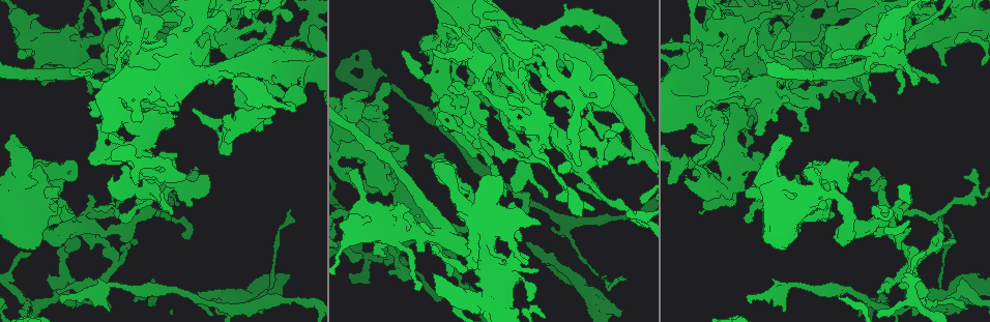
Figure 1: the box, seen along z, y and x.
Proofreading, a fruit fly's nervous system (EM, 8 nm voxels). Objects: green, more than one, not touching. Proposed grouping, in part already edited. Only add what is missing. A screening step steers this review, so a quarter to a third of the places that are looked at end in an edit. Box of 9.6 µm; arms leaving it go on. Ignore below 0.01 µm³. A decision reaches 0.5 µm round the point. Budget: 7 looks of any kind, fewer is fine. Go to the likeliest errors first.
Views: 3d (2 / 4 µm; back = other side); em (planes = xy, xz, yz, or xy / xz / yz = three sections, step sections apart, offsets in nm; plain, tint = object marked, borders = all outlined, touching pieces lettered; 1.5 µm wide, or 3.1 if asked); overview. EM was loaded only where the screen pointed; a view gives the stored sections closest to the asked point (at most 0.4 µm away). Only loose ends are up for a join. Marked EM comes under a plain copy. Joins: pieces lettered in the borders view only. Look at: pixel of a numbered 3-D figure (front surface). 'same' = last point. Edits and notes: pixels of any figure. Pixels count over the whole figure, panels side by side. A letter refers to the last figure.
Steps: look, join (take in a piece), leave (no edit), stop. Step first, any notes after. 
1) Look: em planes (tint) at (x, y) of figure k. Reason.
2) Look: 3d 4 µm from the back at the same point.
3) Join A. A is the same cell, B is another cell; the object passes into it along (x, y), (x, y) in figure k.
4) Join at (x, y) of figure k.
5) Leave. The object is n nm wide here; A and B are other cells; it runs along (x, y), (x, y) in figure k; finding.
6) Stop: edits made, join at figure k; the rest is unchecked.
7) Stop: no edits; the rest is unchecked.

Look: em planes (borders) at (955, 44) of figure 1. Branch stops here.

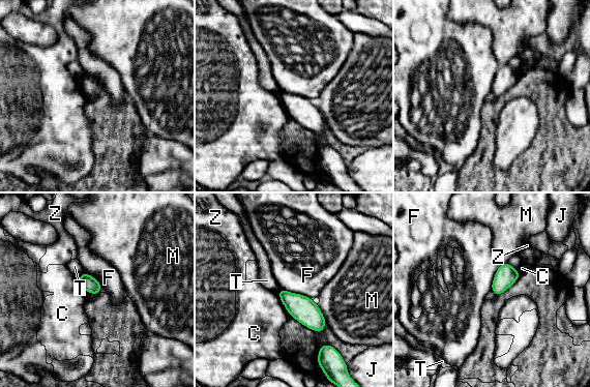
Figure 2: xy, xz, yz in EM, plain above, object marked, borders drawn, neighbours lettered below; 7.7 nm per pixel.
Leave. The object is 130 nm wide here; C, F, J, M, T and Z are other cells; a border runs along (281, 288), (304, 294), (313, 300) in figure 2; none of them fits.

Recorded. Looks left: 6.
Look: em planes (tint) at (403, 280) of figure 1. An open end.

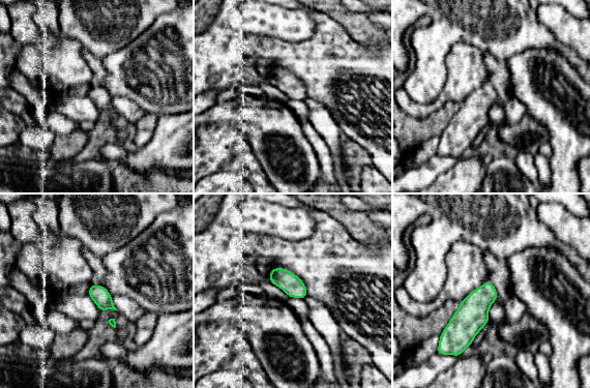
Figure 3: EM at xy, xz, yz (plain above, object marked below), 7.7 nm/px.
Look: em planes (borders) at the same point. See the neighbours.

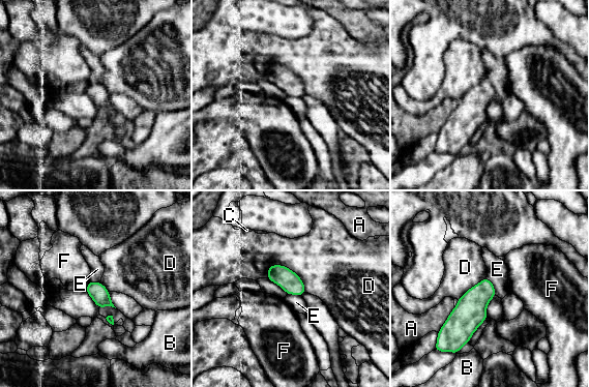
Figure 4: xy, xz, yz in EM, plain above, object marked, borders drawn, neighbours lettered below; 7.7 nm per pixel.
Leave. The object is 140 nm wide here; A, B, C, D, E and F are other cells; a border runs along (487, 276), (492, 283), (496, 295) in figure 4; none of them fits.

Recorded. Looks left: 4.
Look: em yz step 8 (borders) at (446, 115) of figure 1. Free end.

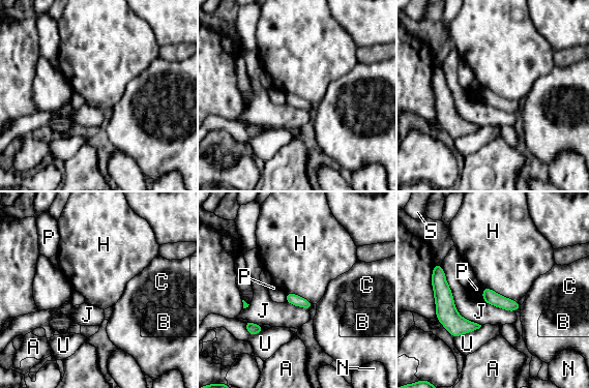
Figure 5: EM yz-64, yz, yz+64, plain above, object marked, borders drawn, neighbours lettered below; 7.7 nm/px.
Leave. The longest contact is with J, 550 nm; A, B, C, H, J, N, P, S and U are other cells; it runs along (484, 290), (493, 298), (518, 306) in figure 5; no lettered piece goes on from it.

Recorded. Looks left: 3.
Stop: no edits; the rest is unchecked.

